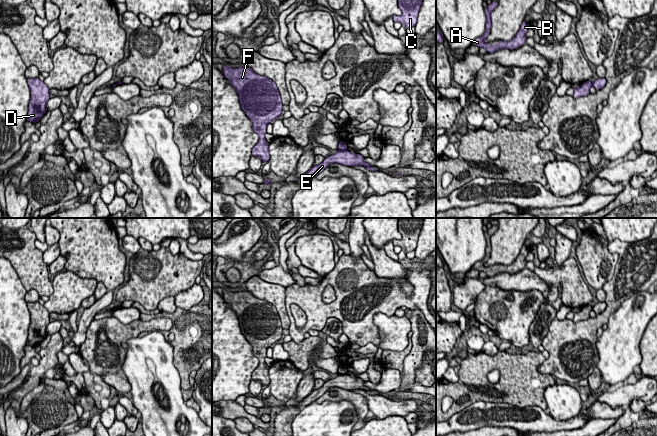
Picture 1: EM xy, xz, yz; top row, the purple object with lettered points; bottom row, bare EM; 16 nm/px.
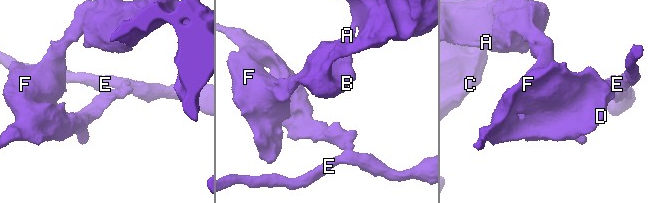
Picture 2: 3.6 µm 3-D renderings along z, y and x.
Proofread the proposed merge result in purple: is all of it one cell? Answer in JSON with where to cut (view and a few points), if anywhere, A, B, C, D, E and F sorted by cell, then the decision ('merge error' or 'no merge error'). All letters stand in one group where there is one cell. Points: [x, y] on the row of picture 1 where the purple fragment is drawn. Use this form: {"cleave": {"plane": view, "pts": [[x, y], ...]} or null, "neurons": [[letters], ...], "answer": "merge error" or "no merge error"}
{"cleave": {"plane": "xz", "pts": [[339, 149], [345, 150]]}, "neurons": [["A", "B", "C", "D", "F"], ["E"]], "answer": "merge error"}

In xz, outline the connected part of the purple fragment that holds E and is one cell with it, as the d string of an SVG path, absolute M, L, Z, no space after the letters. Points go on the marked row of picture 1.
M347 150L337 151L335 154L330 155L324 159L322 163L319 165L312 166L312 168L298 178L297 183L300 185L305 184L312 178L316 177L319 173L321 173L328 165L332 163L343 164L347 166L364 166L370 171L377 171L372 168L371 165L364 161L364 157L358 153L353 154L348 152Z

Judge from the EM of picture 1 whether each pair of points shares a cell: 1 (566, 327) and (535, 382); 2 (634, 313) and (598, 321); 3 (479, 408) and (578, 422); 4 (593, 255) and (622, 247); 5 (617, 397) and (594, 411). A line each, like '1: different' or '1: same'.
1: different
2: different
3: same
4: different
5: different

